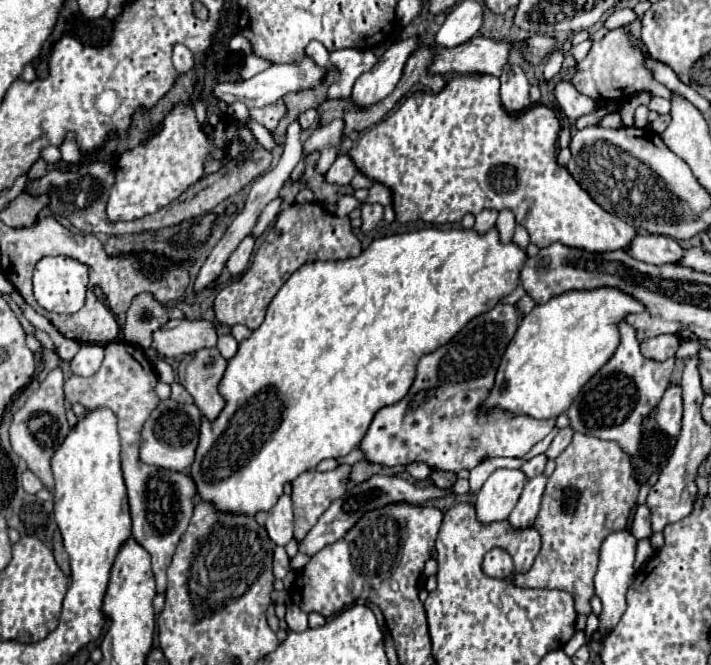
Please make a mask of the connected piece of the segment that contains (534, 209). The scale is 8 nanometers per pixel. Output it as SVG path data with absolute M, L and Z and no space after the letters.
M485 73L475 77L459 75L441 93L417 91L409 95L395 113L369 127L347 155L363 175L389 187L395 221L399 223L421 219L443 225L459 223L465 213L477 215L481 209L511 209L537 247L563 243L593 253L625 249L637 235L635 227L599 207L573 175L557 163L559 129L555 109L547 105L531 105L525 111L507 113L499 97L499 77Z

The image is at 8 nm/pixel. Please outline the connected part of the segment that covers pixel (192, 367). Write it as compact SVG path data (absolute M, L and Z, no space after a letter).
M201 349L189 353L179 363L179 383L193 397L201 415L215 421L225 407L225 399L219 393L219 381L227 369L227 361L217 349Z

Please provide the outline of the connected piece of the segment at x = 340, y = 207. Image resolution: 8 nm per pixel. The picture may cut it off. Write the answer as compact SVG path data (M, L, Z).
M345 195L345 197L341 197L339 201L337 201L337 211L335 211L335 215L337 217L347 217L353 209L357 209L357 205L359 205L359 201L355 199L355 197L351 197L351 195Z

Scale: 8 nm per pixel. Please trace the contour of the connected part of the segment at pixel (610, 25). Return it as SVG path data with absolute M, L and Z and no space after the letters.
M615 7L611 13L609 13L609 17L605 19L605 27L607 29L615 29L615 27L619 27L619 25L625 25L625 23L631 23L631 21L635 21L637 19L637 15L635 15L635 11L633 9L629 9L629 7Z

